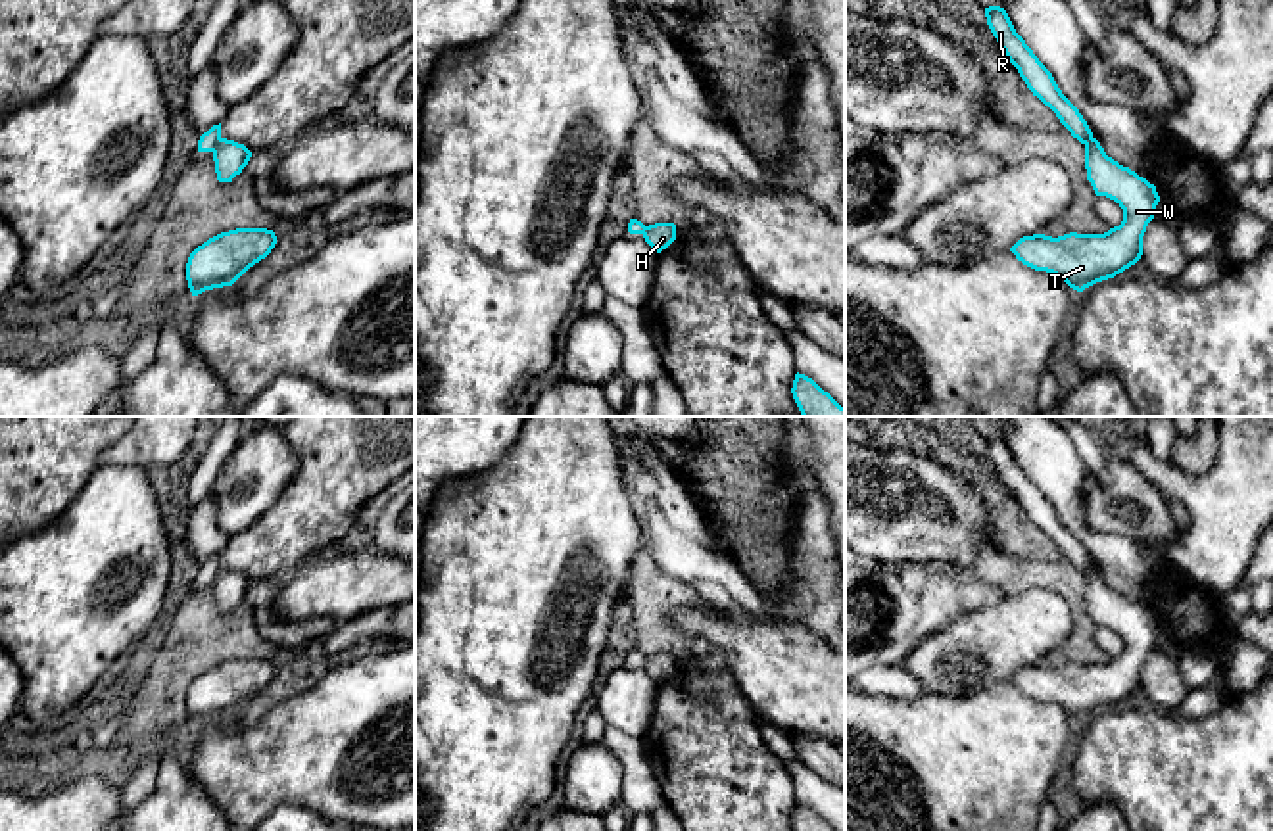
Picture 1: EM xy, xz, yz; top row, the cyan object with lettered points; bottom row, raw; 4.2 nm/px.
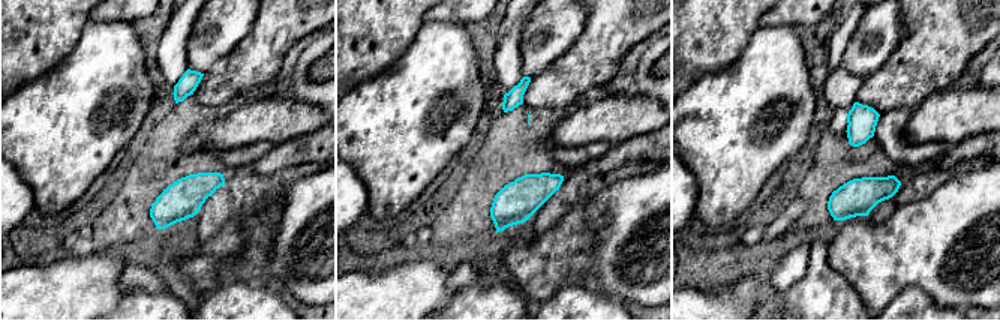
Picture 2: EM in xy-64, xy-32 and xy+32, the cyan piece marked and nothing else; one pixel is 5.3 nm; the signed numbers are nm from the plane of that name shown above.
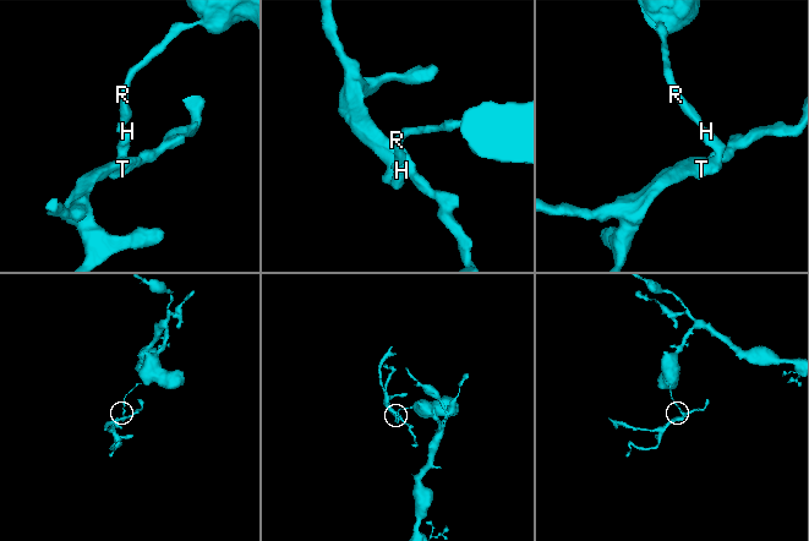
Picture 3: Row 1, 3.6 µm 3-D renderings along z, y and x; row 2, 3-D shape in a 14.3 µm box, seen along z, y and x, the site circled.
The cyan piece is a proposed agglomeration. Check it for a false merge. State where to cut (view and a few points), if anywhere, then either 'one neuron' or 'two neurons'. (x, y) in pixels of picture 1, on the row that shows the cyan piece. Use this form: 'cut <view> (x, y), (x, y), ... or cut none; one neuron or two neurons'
cut xy (221, 139), (212, 150); two neurons

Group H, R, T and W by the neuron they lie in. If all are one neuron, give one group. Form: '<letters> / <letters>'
H T W / R

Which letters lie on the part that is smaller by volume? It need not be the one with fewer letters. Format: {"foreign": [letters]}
{"foreign": ["H", "T", "W"]}

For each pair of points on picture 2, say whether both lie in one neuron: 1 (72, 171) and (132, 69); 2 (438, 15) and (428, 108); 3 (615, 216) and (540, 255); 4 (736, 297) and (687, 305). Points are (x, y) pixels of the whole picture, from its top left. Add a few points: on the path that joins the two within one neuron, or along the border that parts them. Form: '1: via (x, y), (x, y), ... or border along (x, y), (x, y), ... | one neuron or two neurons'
1: via (72, 146), (72, 129), (107, 95) | one neuron
2: border along (425, 21), (455, 21), (465, 26) | two neurons
3: via (597, 228), (570, 252), (558, 255) | one neuron
4: via (724, 305), (699, 305) | one neuron

